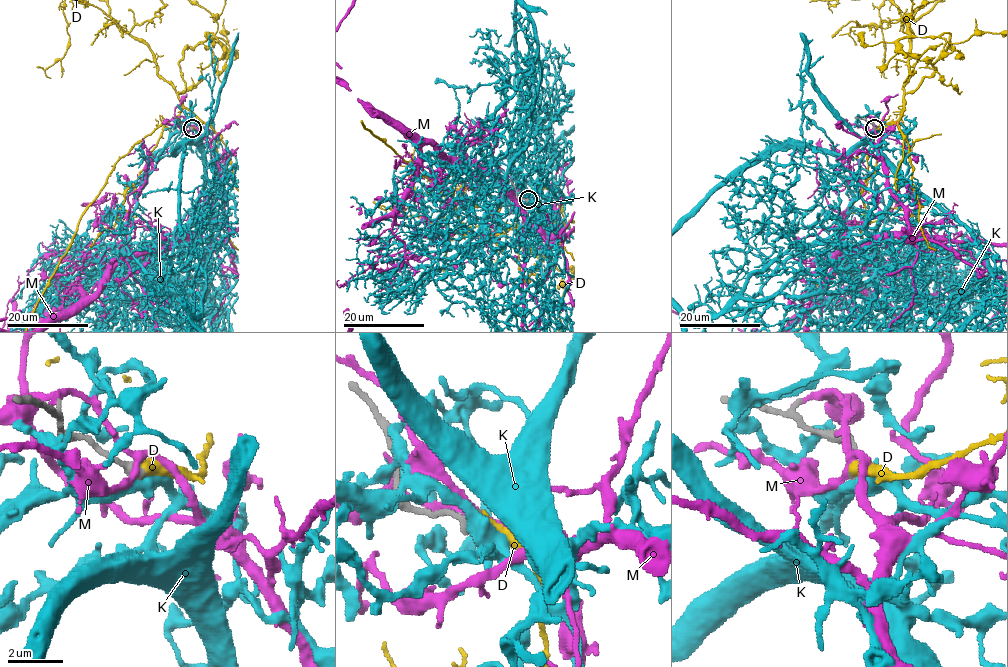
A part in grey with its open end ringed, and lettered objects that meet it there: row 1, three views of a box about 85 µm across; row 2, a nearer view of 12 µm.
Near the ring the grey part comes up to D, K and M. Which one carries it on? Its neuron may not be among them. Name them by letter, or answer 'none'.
D

